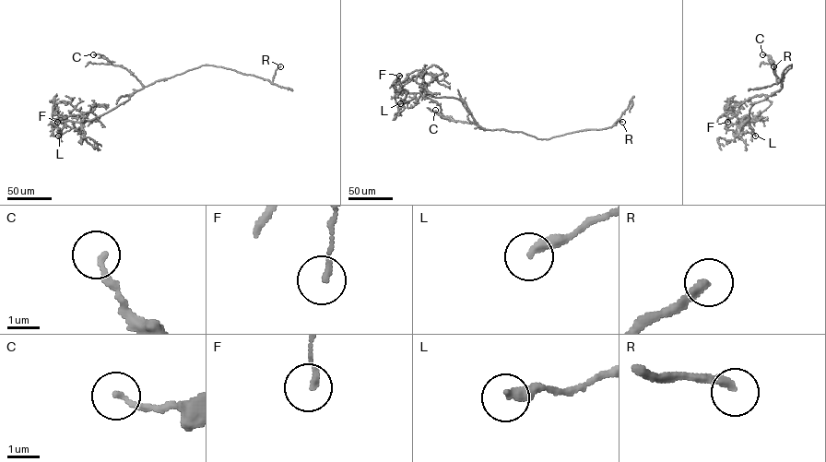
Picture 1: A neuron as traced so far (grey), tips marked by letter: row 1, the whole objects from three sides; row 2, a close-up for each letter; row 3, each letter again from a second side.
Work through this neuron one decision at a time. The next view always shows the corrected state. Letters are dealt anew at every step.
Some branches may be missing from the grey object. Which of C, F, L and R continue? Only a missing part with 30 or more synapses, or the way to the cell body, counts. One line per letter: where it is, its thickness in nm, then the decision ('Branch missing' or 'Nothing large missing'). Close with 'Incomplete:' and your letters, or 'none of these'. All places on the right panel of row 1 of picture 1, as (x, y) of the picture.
C: Place: (762, 54). Thickness 180 nm. Nothing large missing
F: Place: (727, 122). Thickness 160 nm. Nothing large missing
L: Place: (755, 136). Thickness 360 nm. Nothing large missing
R: Place: (773, 66). Thickness 280 nm. Branch missing
Incomplete: R

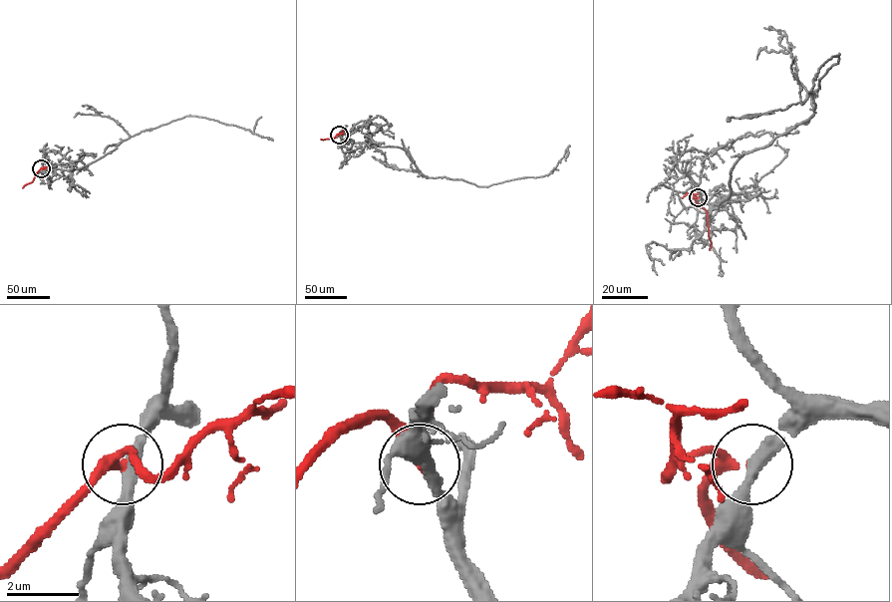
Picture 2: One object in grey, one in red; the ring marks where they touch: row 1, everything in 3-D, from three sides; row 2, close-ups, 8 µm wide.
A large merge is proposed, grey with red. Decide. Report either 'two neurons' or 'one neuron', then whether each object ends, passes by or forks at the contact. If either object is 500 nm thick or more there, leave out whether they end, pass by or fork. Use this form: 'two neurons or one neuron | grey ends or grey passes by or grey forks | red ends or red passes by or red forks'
one neuron | grey passes by | red passes by

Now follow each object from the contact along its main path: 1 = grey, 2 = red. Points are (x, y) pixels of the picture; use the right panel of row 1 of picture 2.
1: (699, 197), (719, 196), (709, 214), (743, 154), (813, 114), (838, 56), (802, 102), (737, 118), (768, 114)
2: (699, 197), (696, 200), (707, 212), (709, 249)

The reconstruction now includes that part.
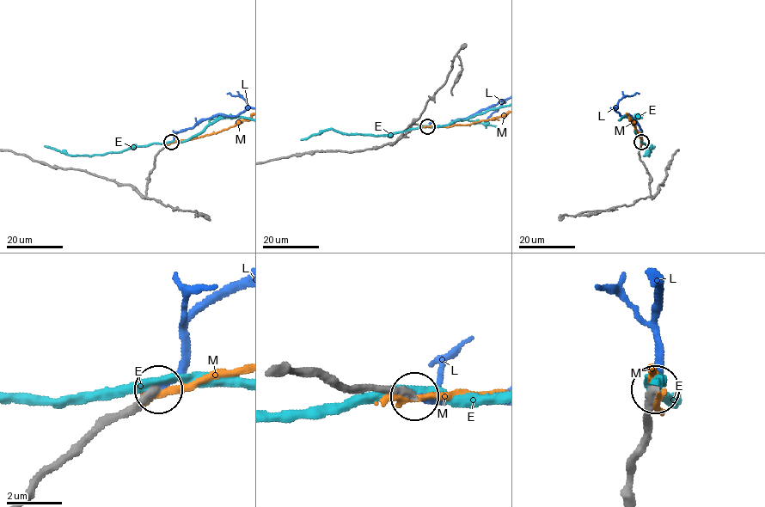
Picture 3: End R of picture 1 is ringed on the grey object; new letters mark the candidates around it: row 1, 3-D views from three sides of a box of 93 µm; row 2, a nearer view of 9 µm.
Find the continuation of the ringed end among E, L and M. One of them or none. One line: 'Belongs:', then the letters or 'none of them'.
Belongs: L

